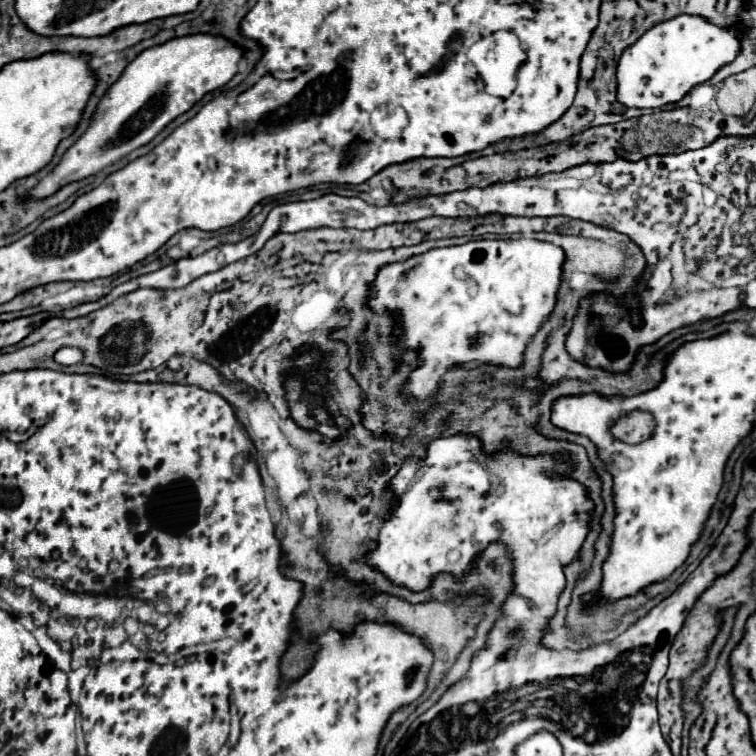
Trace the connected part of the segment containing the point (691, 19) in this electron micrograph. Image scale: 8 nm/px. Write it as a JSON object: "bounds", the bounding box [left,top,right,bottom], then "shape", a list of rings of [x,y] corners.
{"bounds":[617,15,743,107],"shape":[[[677,15],[647,29],[617,63],[617,101],[625,107],[663,107],[681,101],[695,85],[709,81],[741,51],[743,23],[721,27],[701,15]]]}

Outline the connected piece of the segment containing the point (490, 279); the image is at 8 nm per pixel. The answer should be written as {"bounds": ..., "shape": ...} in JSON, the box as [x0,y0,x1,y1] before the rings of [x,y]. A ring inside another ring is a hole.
{"bounds":[365,237,567,401],"shape":[[[521,237],[473,239],[463,245],[429,249],[405,261],[383,265],[377,271],[375,281],[369,283],[373,295],[365,299],[365,305],[377,315],[389,313],[395,317],[395,325],[391,329],[395,345],[403,353],[415,353],[415,369],[407,373],[399,389],[401,399],[425,401],[427,395],[437,393],[439,379],[449,369],[475,369],[479,365],[501,365],[507,369],[521,367],[529,339],[541,329],[555,309],[565,261],[567,255],[559,245]]]}

